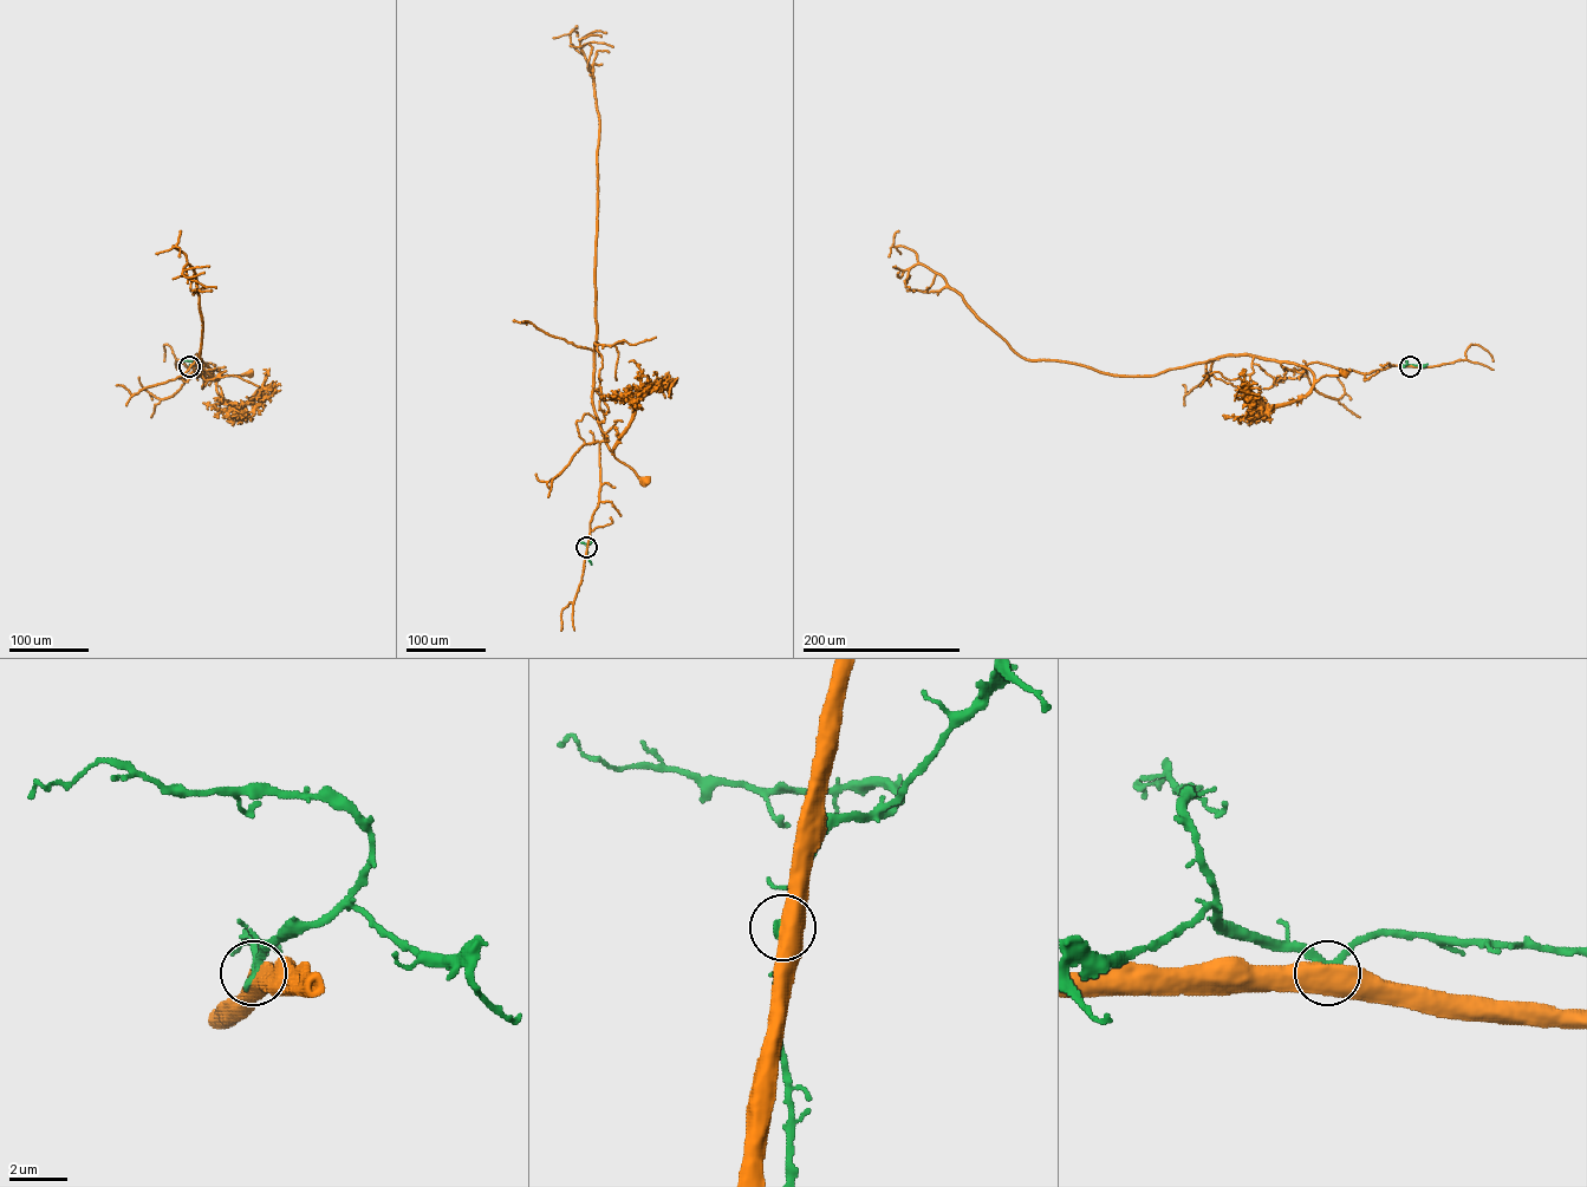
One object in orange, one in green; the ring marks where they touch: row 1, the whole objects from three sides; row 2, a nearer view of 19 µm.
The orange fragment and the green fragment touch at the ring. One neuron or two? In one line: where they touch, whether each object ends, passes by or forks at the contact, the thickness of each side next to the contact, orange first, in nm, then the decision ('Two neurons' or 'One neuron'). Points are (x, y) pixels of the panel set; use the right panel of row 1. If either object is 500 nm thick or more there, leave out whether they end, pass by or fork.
Place: (1410, 366). Thickness 600 nm (orange) against 280 nm. Two neurons

